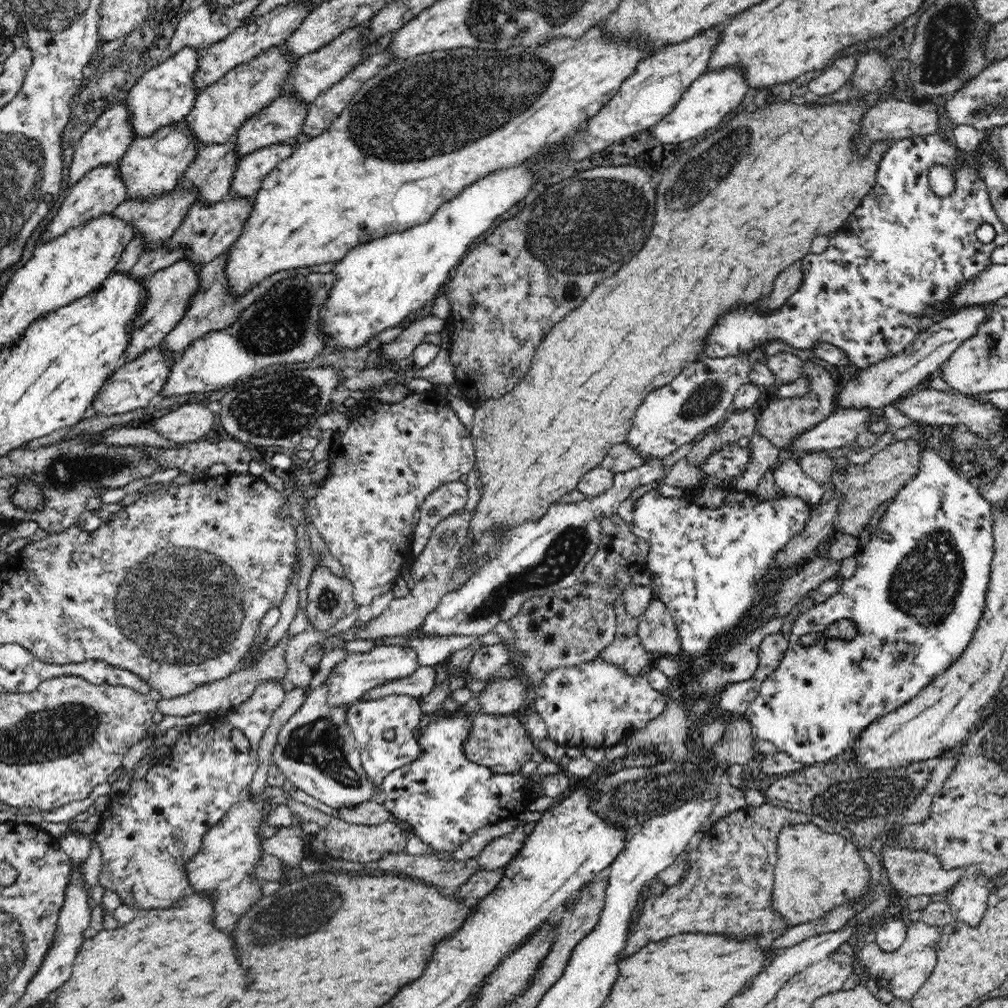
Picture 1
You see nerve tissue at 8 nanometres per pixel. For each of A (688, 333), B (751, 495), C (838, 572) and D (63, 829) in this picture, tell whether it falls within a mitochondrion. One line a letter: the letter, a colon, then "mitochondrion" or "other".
A: other
B: other
C: other
D: other

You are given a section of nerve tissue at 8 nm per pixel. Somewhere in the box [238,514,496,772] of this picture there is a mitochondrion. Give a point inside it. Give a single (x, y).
(328, 599)

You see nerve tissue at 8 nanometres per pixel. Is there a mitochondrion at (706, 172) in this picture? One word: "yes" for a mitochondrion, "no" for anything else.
yes

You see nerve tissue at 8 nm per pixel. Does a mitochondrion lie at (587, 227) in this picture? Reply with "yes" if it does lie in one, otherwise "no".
yes

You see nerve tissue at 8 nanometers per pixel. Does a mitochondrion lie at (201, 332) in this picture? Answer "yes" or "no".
no

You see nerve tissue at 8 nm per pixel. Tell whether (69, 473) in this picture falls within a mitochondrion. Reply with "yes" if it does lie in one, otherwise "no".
yes

